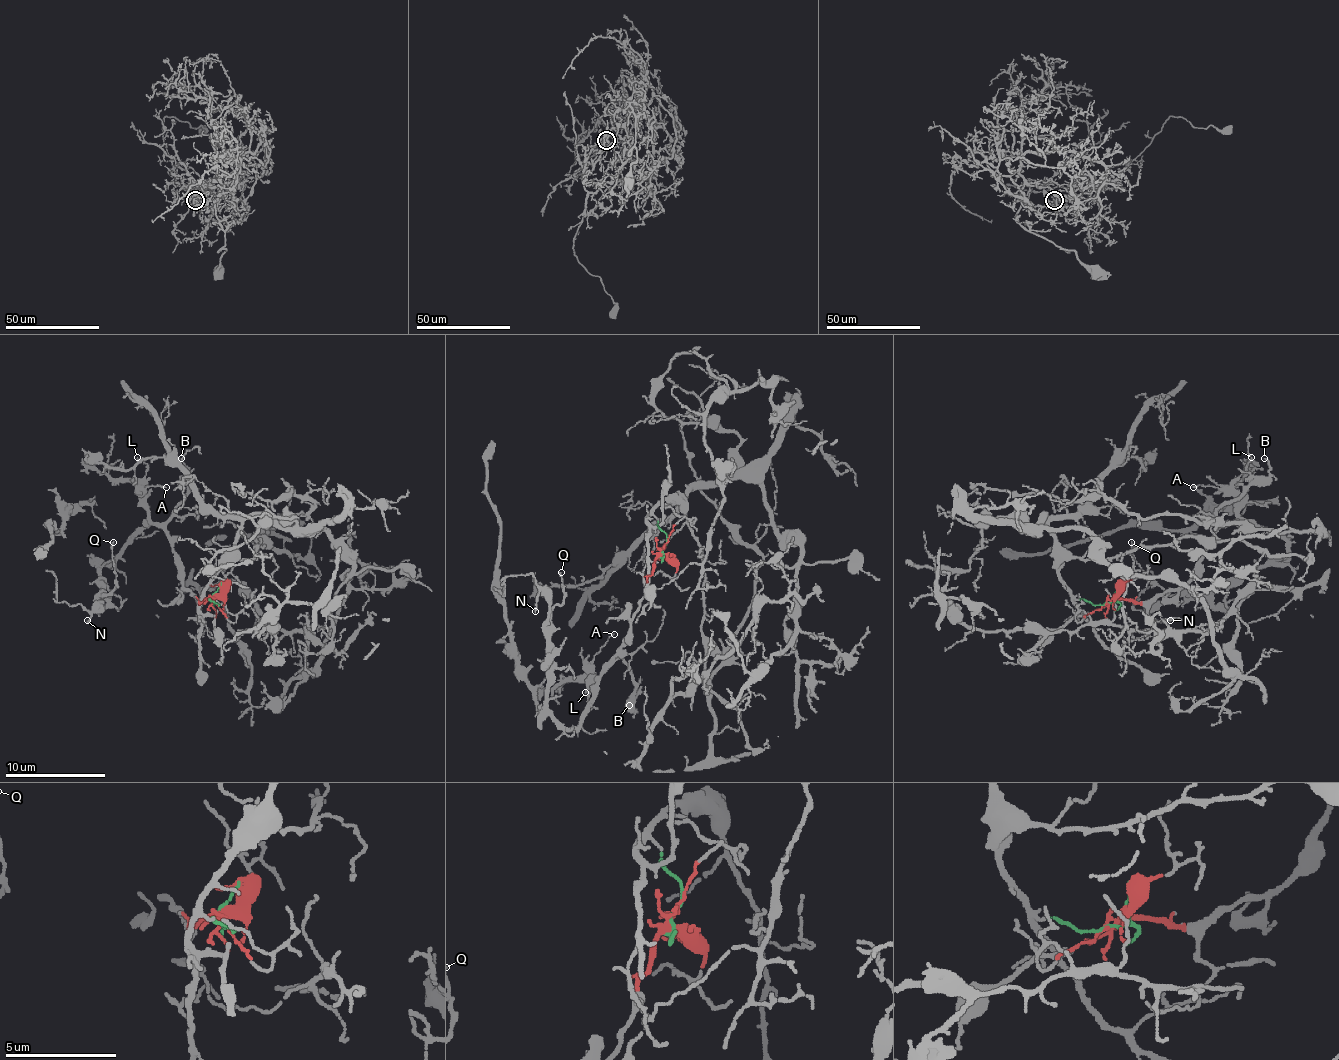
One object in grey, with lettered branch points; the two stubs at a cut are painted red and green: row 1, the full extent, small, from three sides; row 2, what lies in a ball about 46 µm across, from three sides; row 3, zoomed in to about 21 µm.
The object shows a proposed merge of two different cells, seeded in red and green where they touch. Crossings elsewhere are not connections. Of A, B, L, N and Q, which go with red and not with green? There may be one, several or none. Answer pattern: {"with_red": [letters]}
{"with_red": ["A", "B", "L", "N", "Q"]}

